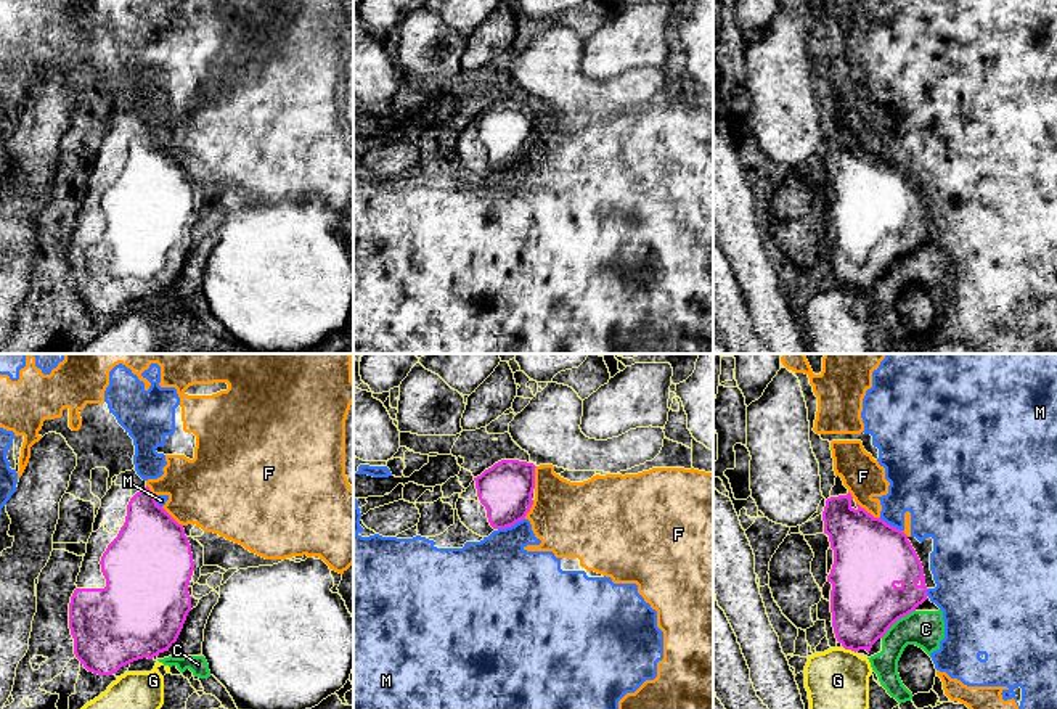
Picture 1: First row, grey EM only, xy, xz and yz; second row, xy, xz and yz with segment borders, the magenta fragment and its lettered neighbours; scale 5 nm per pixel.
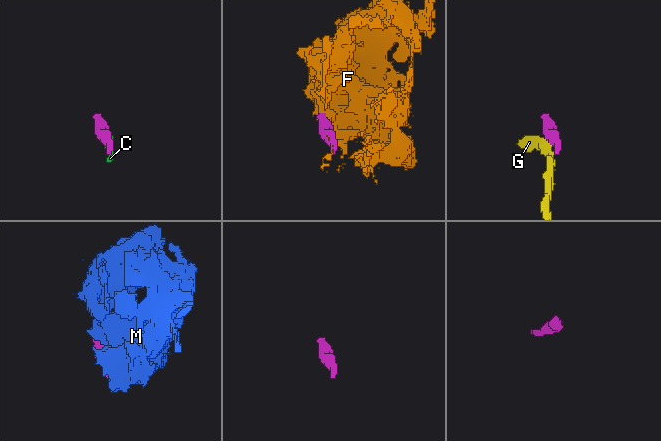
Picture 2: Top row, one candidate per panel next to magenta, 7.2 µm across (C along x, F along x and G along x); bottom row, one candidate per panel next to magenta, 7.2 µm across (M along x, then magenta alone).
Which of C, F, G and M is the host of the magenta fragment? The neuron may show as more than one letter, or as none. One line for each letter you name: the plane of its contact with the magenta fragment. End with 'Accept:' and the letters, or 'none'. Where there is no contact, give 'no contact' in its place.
Accept: none

